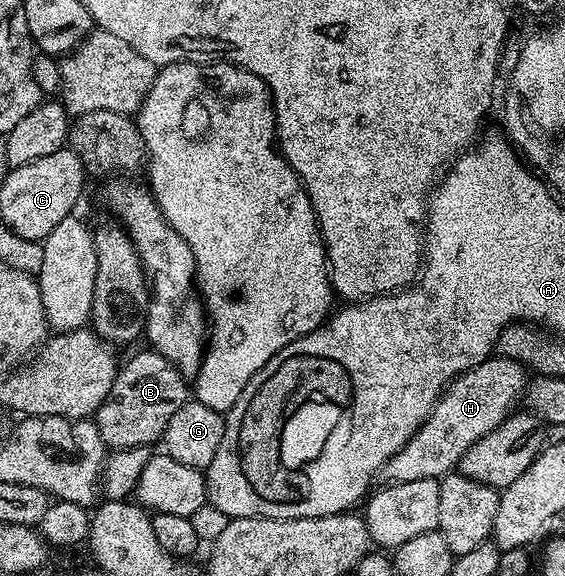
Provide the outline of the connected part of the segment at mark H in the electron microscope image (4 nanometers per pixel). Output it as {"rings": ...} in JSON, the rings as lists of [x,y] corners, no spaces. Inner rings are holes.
{"rings":[[[492,356],[473,369],[460,374],[431,410],[419,430],[385,463],[381,471],[388,483],[409,480],[436,480],[452,473],[458,467],[461,456],[481,436],[489,436],[493,428],[507,419],[516,409],[519,397],[524,397],[529,386],[529,374],[516,358]]]}

